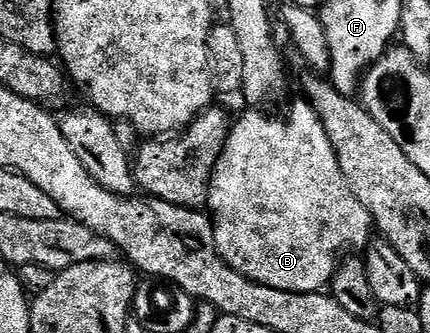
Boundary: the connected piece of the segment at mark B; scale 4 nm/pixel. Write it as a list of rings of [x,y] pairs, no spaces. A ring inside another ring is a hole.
[[[300,99],[289,109],[285,121],[277,117],[268,117],[265,113],[245,113],[241,118],[236,118],[235,124],[229,130],[229,138],[225,144],[225,150],[213,169],[213,177],[209,181],[208,212],[211,214],[213,234],[217,249],[224,259],[235,271],[239,271],[247,279],[258,281],[261,285],[273,288],[281,285],[279,291],[291,291],[292,293],[315,293],[324,290],[333,280],[333,273],[343,260],[345,248],[350,245],[350,250],[361,251],[370,244],[375,226],[373,216],[365,210],[363,203],[351,195],[351,187],[347,187],[347,179],[343,179],[343,171],[339,167],[339,159],[335,155],[335,147],[331,147],[331,139],[327,139],[327,131],[323,129],[323,123],[319,115],[314,111],[308,100]]]

